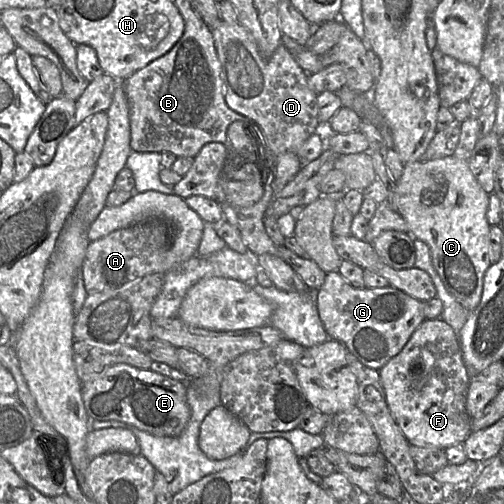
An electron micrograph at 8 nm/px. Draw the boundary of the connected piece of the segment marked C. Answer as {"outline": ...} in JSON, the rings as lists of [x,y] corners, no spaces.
{"outline":[[[452,155],[406,163],[391,200],[413,238],[428,245],[433,267],[446,290],[464,308],[474,310],[481,300],[484,275],[492,264],[491,225],[486,218],[489,194],[474,177],[467,160]]]}

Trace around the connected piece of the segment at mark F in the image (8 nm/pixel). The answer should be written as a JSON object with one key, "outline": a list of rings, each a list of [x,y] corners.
{"outline":[[[440,318],[425,319],[401,352],[378,372],[388,408],[410,445],[445,450],[463,444],[471,432],[471,417],[466,410],[471,374],[450,325]]]}

